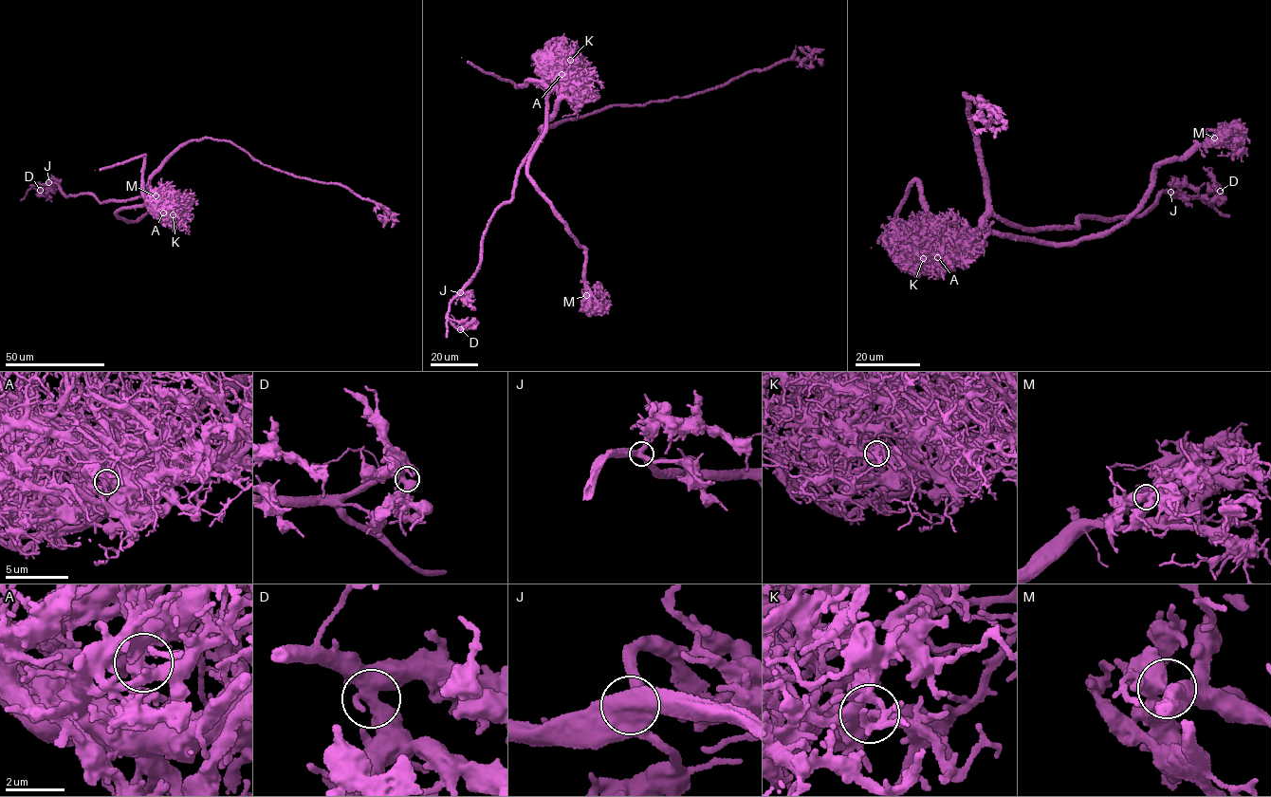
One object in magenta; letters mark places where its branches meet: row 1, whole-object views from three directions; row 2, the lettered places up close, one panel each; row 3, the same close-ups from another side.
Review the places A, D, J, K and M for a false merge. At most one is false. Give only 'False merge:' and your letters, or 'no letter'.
False merge: A

